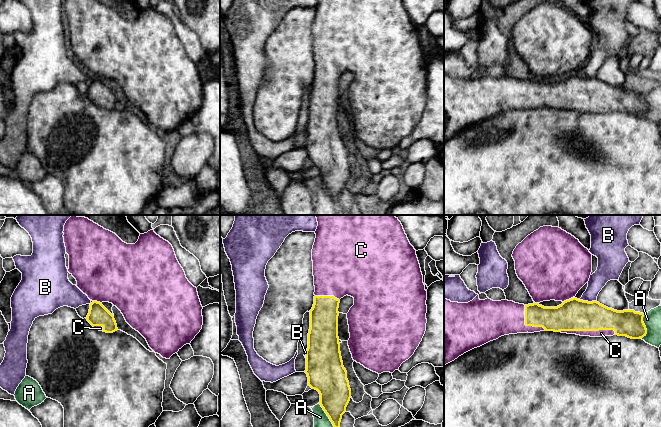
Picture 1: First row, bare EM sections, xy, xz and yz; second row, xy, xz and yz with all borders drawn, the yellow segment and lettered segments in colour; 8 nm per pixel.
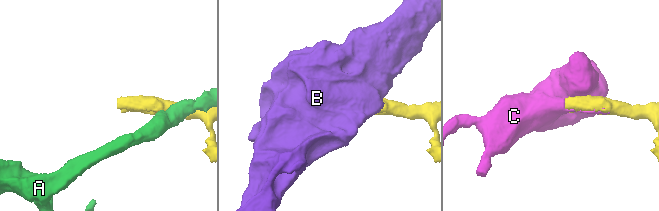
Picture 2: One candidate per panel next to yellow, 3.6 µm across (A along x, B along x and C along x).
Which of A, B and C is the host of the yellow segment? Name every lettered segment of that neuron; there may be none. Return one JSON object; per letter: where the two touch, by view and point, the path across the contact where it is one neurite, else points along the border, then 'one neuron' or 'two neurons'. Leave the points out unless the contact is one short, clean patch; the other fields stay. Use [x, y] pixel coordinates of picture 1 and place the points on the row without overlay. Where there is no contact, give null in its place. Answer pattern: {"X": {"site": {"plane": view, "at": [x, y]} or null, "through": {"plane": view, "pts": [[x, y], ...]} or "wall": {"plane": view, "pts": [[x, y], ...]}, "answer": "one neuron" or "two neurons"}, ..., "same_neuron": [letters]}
{"A": {"site": {"plane": "xz", "at": [328, 192]}, "answer": "two neurons"}, "B": {"site": {"plane": "yz", "at": [587, 77]}, "answer": "two neurons"}, "C": {"site": {"plane": "yz", "at": [588, 106]}, "answer": "one neuron"}, "same_neuron": ["C"]}

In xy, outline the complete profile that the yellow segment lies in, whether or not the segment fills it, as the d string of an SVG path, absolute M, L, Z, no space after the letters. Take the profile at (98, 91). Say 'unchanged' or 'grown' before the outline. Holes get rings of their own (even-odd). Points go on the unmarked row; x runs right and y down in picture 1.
grown | M65 0L63 9L66 29L69 31L68 48L76 55L77 63L93 77L86 95L95 105L106 109L118 106L114 92L101 80L112 79L121 87L126 98L146 115L149 123L166 135L190 120L200 108L203 83L197 64L186 54L172 21L153 5L140 10L135 20L123 18L115 9L98 0Z

